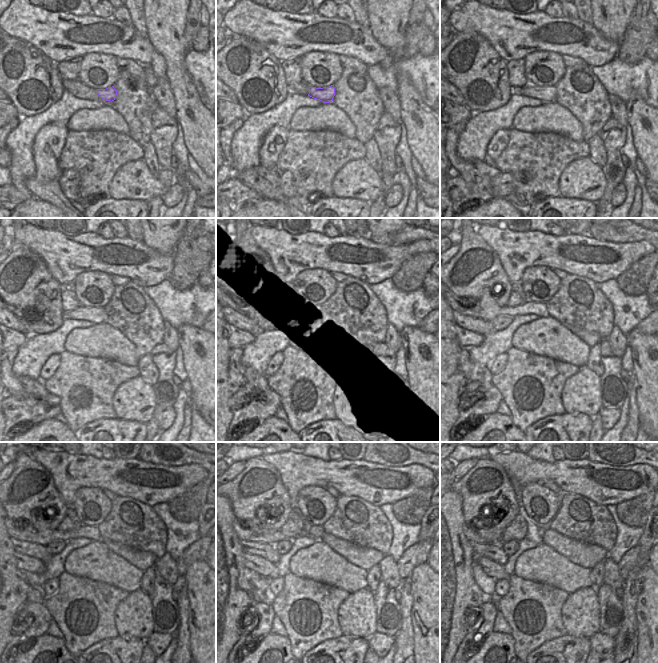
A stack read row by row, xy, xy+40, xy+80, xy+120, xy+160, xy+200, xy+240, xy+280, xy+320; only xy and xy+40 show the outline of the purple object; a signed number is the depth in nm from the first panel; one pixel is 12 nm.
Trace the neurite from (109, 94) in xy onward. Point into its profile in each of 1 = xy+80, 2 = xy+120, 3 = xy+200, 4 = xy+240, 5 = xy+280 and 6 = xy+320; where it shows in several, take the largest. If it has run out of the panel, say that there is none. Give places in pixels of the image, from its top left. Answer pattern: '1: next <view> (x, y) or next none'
1: next xy+80 (548, 94)
2: next xy+120 (95, 315)
3: next xy+200 (487, 309)
4: next xy+240 (37, 530)
5: next xy+280 (259, 531)
6: next xy+320 (469, 531)

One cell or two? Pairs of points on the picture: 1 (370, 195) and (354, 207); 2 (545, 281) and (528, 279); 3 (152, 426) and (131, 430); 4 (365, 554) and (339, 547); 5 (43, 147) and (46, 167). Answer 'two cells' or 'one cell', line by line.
1: two cells
2: one cell
3: two cells
4: one cell
5: one cell

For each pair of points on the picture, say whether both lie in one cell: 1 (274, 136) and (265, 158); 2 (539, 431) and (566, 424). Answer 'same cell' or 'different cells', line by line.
1: same cell
2: same cell

